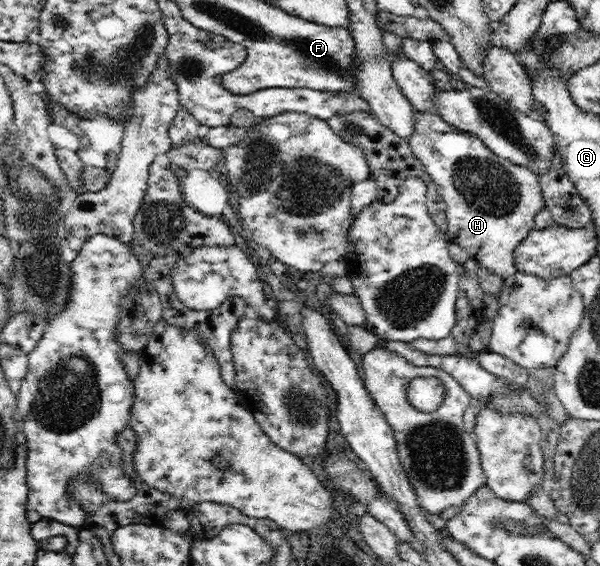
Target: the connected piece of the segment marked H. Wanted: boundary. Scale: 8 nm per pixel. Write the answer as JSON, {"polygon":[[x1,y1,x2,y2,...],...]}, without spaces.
{"polygon":[[416,110,413,131,407,140,415,157,425,166,435,182,436,190,446,203,446,237,450,243,461,246,480,266,501,275,503,279,517,273,515,249,535,229,536,213,544,206,537,174,525,166,495,155,477,135,445,123,439,114,433,111]]}

